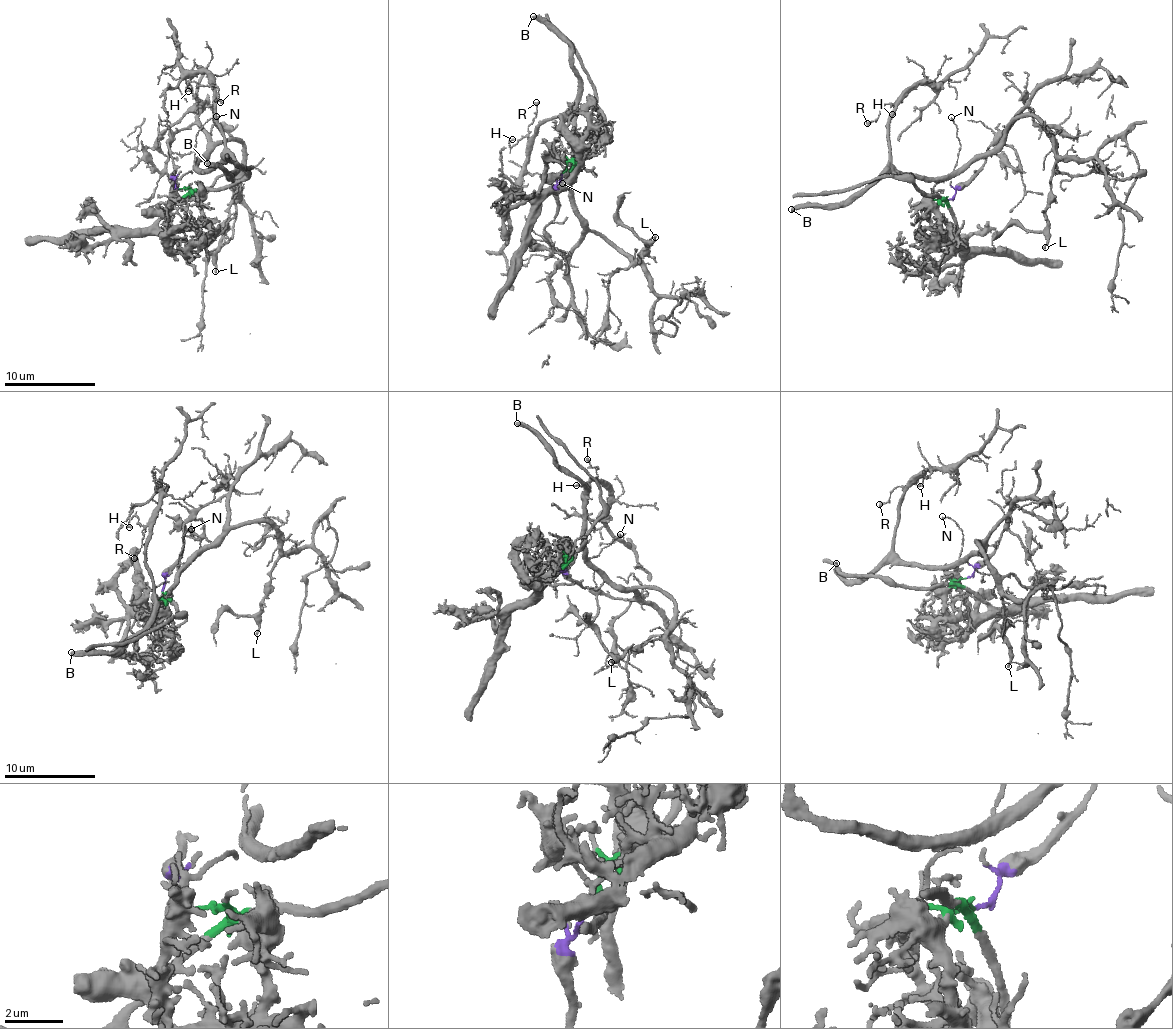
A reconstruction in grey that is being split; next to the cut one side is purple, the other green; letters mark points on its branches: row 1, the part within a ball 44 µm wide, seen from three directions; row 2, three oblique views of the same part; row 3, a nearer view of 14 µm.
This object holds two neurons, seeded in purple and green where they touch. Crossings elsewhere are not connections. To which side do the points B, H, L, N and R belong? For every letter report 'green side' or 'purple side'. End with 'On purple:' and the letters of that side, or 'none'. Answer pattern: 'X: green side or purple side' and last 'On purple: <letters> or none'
B: purple side
H: purple side
L: purple side
N: purple side
R: purple side
On purple: B, H, L, N, R

